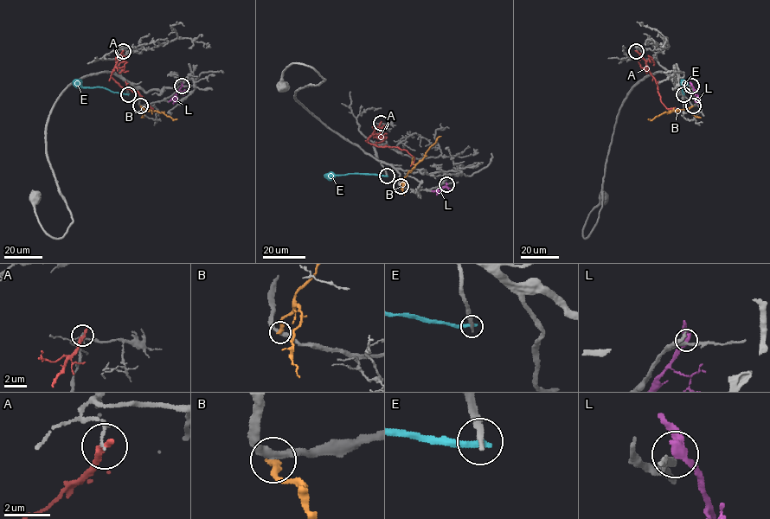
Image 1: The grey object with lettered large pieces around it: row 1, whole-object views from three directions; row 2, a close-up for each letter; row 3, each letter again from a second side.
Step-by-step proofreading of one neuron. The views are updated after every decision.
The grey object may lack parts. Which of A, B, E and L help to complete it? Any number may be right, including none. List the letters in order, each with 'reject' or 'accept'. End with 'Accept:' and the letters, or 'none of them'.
A: reject
B: reject
E: reject
L: reject
Accept: none of them

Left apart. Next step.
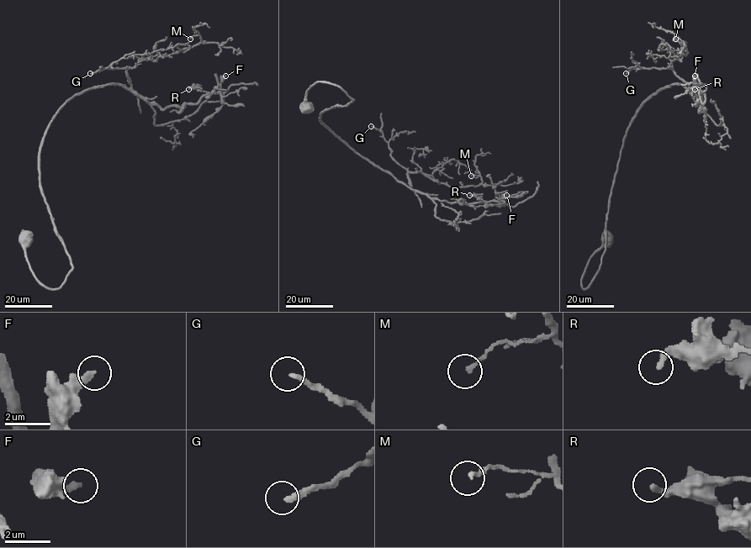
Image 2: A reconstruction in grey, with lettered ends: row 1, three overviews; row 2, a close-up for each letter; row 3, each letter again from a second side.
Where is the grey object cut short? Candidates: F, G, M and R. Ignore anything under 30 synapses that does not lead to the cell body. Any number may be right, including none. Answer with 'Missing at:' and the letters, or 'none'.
Missing at: F

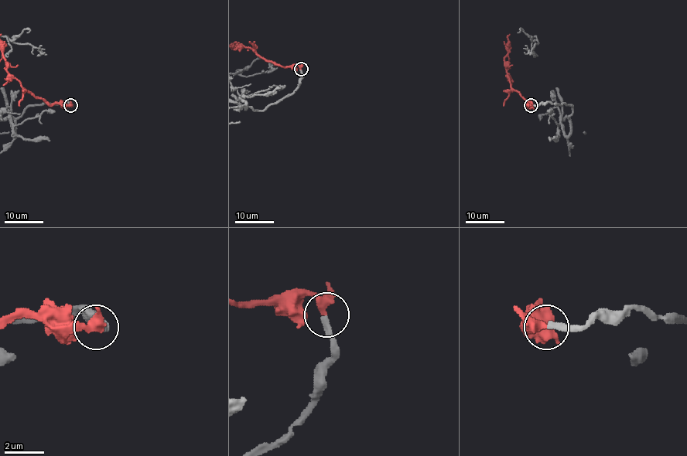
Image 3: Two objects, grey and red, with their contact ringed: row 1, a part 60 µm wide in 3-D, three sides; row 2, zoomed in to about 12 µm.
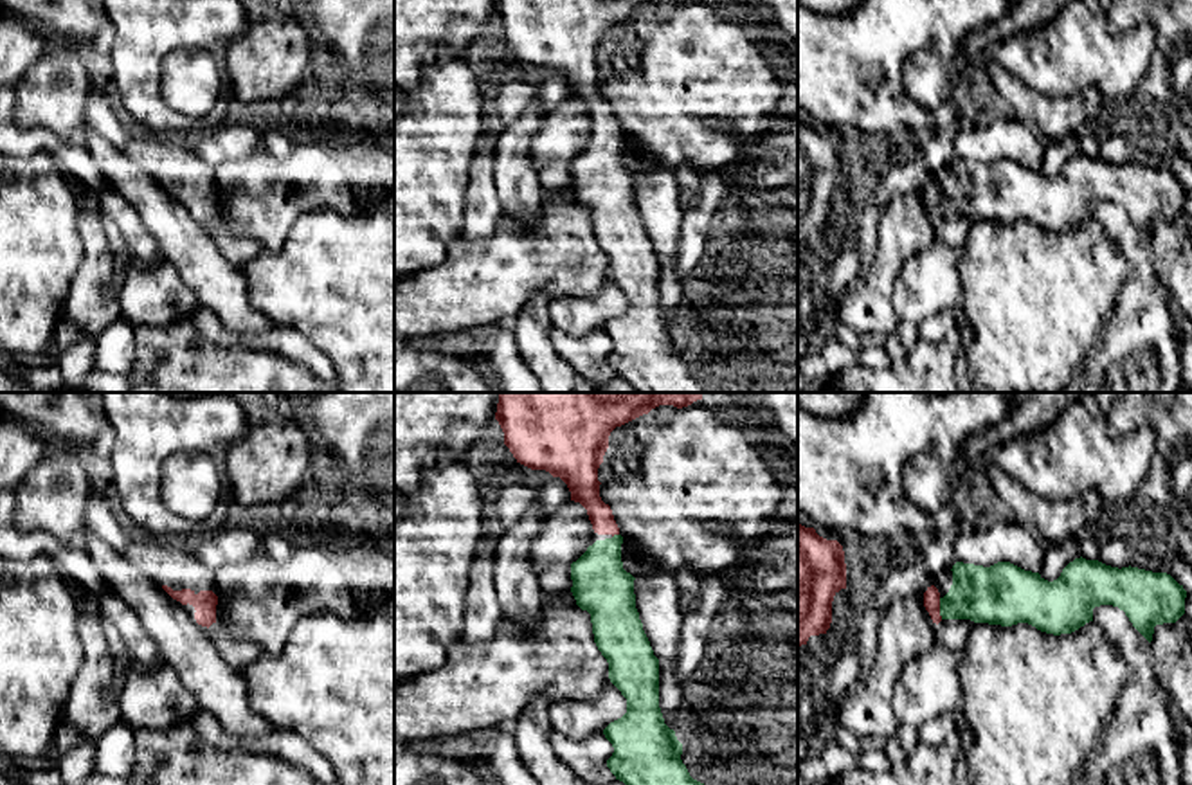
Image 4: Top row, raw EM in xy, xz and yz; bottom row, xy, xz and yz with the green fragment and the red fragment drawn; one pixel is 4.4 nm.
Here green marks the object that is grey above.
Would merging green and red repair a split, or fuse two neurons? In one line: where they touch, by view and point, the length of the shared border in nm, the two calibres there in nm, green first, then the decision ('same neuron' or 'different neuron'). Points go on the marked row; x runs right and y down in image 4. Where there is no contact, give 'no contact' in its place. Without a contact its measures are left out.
yz (940, 609) | 100 nm | 260/80 nm | same neuron

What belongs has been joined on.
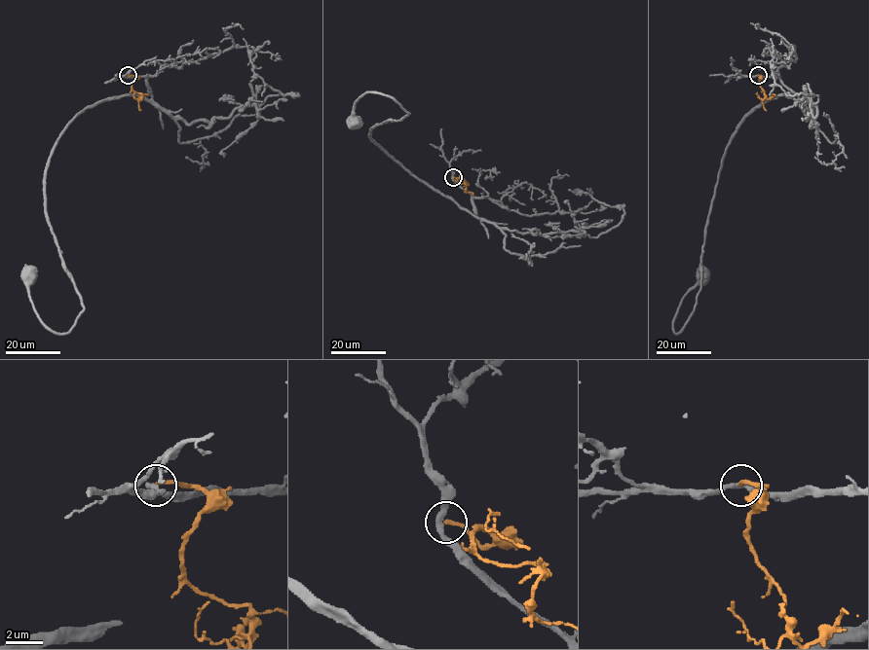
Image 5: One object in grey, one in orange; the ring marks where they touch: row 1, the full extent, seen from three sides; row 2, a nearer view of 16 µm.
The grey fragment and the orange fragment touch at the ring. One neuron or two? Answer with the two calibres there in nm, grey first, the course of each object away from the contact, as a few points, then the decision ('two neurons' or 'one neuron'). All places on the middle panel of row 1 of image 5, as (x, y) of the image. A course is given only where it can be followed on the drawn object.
320 nm thick on the grey side, 190 nm on the other; grey runs (452, 177), (476, 217), (371, 138), (376, 125), (408, 114), (392, 97), (366, 92), (355, 103), (357, 123); orange runs (453, 177), (466, 185); one neuron

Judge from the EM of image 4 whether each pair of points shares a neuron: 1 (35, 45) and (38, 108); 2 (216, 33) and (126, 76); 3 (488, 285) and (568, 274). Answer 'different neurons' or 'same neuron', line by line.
1: different neurons
2: same neuron
3: same neuron

